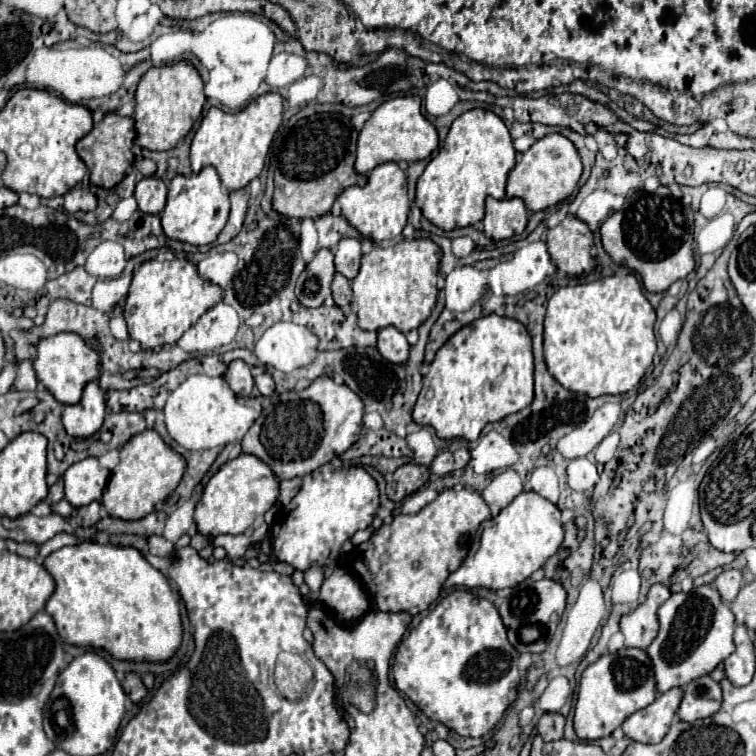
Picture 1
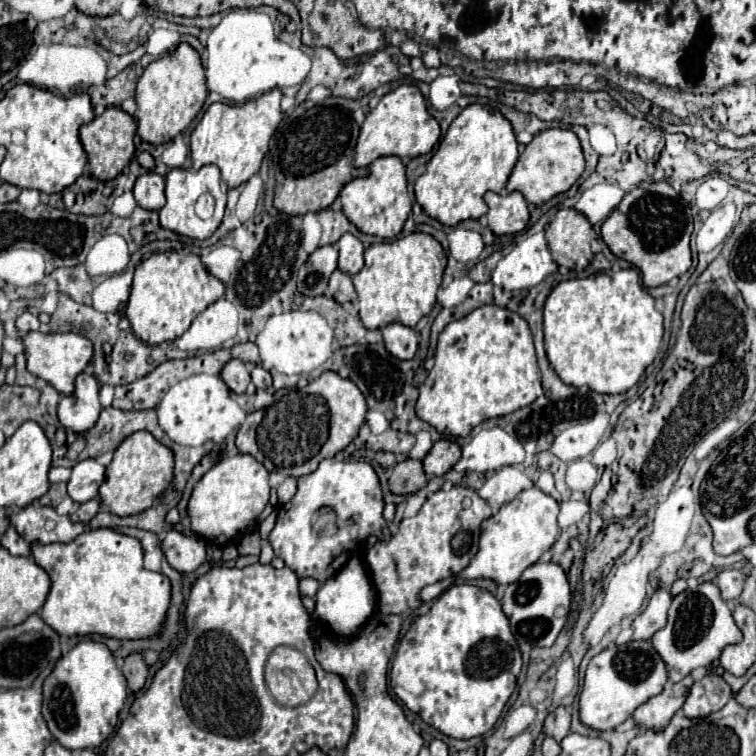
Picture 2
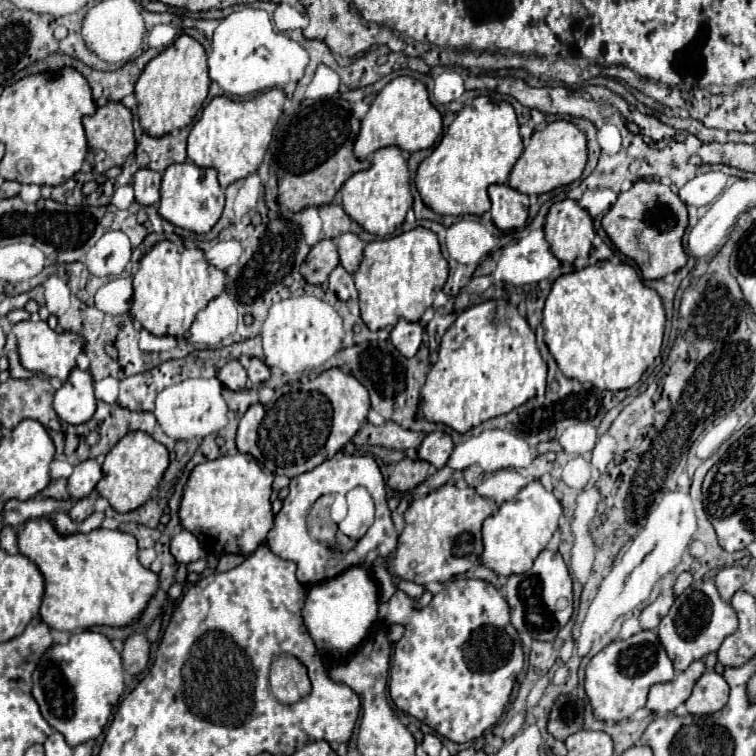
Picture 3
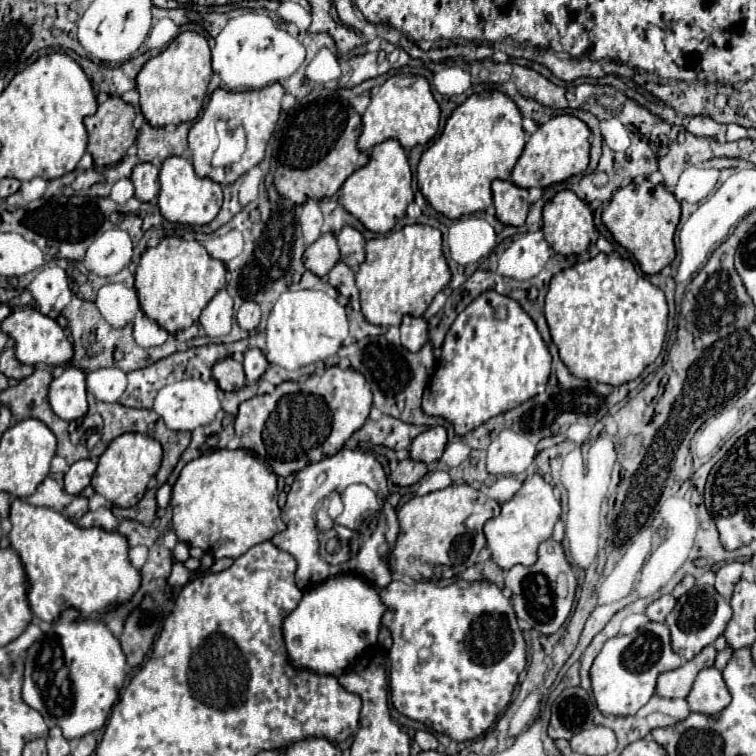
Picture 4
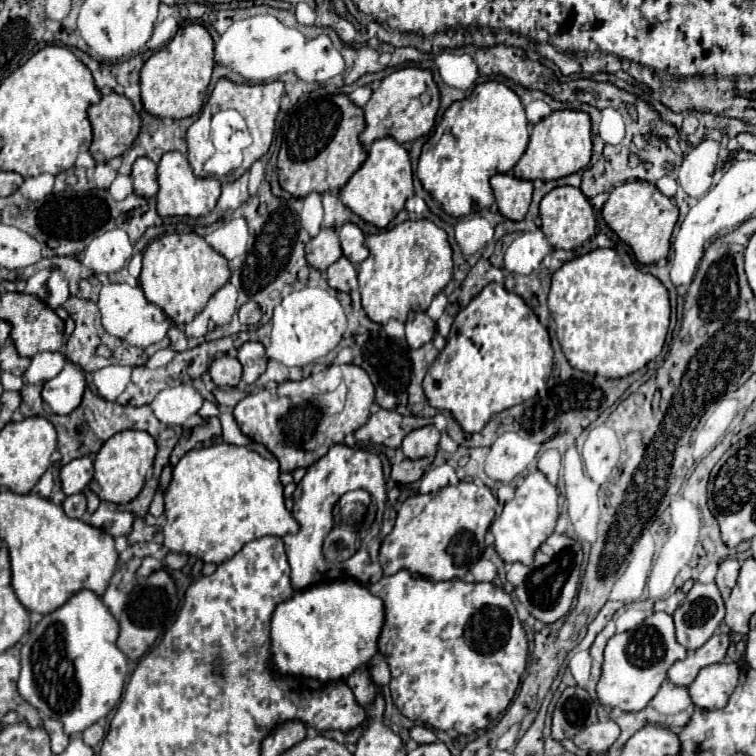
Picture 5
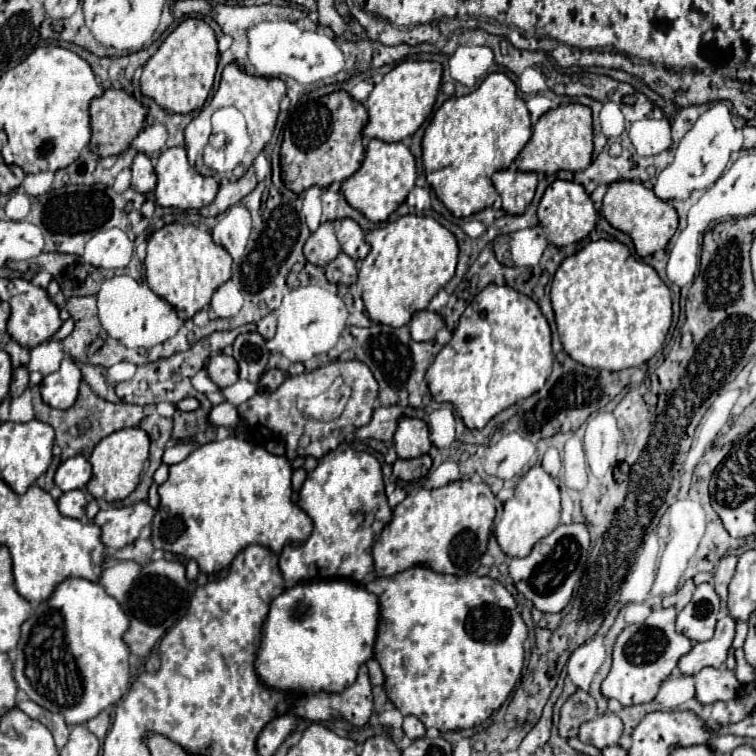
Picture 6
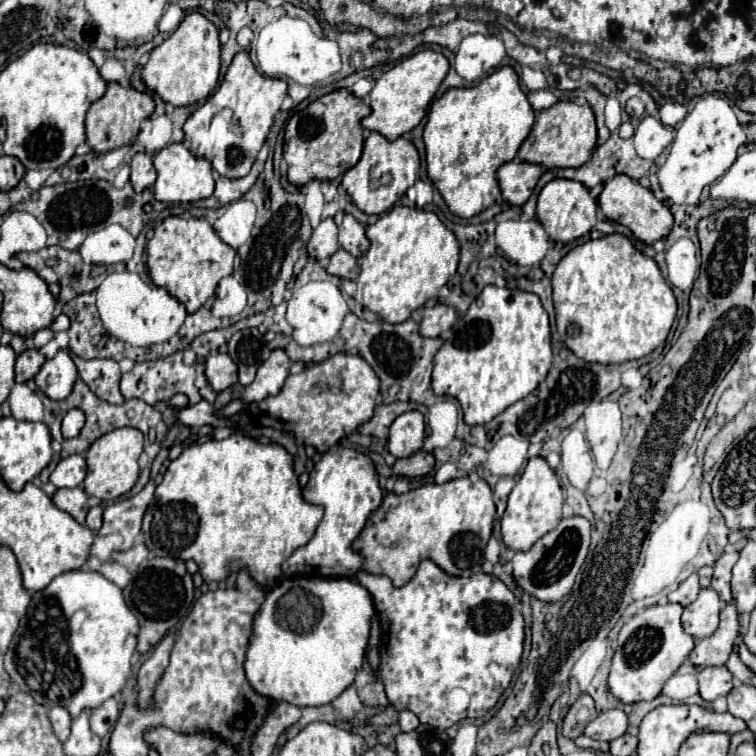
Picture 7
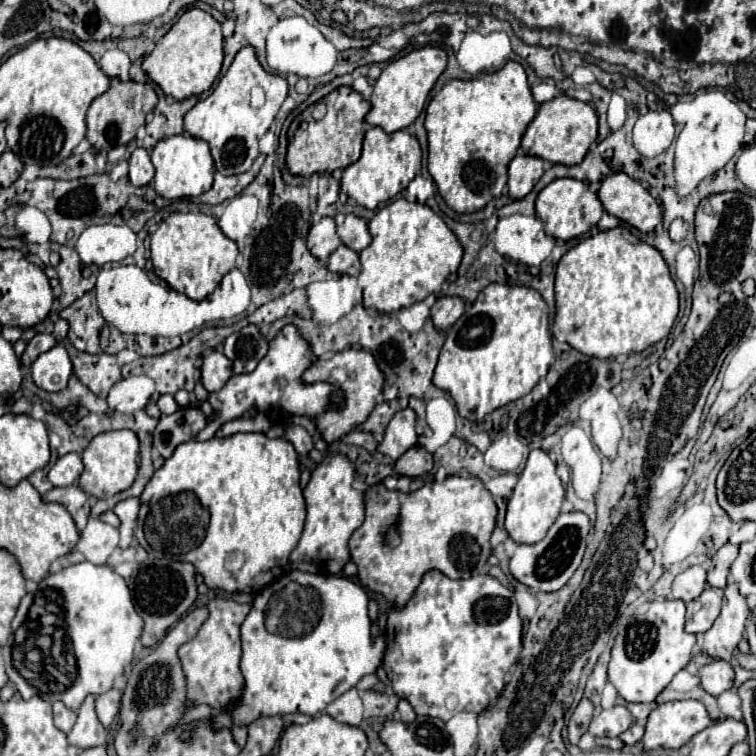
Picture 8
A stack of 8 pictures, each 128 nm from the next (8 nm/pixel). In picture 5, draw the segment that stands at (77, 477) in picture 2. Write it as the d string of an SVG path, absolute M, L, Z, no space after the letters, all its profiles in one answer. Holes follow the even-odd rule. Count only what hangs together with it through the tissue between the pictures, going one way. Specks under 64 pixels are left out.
M76 458L68 462L66 466L60 468L60 482L64 494L70 496L82 492L92 480L92 476L94 476L94 466L90 458Z

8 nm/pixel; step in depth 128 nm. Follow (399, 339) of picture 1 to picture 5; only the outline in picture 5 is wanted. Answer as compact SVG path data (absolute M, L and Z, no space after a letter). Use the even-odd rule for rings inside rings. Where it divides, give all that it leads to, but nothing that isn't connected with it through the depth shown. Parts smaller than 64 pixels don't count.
M410 312L406 320L406 340L412 348L420 348L432 342L436 334L436 322L426 312Z

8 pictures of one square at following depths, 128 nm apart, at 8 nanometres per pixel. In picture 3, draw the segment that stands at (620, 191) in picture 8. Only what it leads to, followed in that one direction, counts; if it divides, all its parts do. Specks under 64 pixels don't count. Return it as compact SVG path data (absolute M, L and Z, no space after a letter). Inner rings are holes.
M656 180L634 182L630 190L618 194L618 200L602 218L602 226L614 246L638 264L646 280L664 278L686 264L682 234L688 226L688 212L686 204L668 184Z

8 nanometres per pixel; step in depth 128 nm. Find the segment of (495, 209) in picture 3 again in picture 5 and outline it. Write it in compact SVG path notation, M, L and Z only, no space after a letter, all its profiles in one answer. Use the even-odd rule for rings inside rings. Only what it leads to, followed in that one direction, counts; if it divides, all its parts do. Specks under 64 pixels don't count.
M496 174L490 178L498 210L504 218L522 220L532 200L532 182L512 174Z

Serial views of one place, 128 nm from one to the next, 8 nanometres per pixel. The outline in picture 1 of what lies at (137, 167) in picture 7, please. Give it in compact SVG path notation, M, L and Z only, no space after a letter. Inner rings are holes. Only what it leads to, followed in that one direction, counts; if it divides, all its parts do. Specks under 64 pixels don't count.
M156 176L142 178L136 184L134 198L136 198L138 208L142 212L160 214L164 210L164 206L166 206L166 184L160 178L156 178Z

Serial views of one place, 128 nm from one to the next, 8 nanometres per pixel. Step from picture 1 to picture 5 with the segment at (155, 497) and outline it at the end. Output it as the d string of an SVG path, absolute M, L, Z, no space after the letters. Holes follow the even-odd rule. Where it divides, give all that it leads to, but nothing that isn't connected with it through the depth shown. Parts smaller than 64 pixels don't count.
M124 430L112 436L102 444L94 458L94 478L90 482L90 490L100 498L114 504L126 504L138 496L144 486L146 472L152 468L156 456L156 442L148 432L140 430Z

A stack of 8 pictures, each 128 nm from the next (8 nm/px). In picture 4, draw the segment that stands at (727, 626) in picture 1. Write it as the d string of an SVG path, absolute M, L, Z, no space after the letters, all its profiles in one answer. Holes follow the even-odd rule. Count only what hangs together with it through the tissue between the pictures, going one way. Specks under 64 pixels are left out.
M696 584L690 592L678 598L674 610L666 616L666 624L672 634L674 652L680 652L680 656L684 656L686 660L692 660L692 656L696 656L704 646L712 644L724 632L730 618L732 618L732 608L716 592L716 588Z

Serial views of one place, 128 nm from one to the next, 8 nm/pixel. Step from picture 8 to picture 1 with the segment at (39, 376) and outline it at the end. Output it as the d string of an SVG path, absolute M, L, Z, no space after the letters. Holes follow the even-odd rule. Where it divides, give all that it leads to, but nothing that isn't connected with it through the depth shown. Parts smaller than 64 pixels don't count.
M96 380L88 382L82 392L82 400L78 404L64 406L62 424L72 438L86 438L100 430L104 414L106 414L104 390L98 386Z

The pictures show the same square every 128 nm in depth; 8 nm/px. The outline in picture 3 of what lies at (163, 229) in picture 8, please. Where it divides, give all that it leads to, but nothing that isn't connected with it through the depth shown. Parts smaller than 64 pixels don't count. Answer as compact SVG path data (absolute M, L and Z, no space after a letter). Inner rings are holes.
M162 240L142 260L134 278L130 314L156 336L184 336L196 314L226 288L226 274L208 264L200 248L186 248L182 242Z

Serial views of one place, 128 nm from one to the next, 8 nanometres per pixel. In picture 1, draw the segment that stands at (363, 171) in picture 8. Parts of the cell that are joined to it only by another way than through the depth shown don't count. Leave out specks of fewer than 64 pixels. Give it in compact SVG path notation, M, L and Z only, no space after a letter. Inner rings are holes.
M384 162L376 166L364 188L350 186L338 196L338 204L342 206L342 216L364 236L374 242L384 242L392 240L402 234L406 222L408 222L408 212L410 212L410 200L406 194L406 174L400 170L396 162Z

